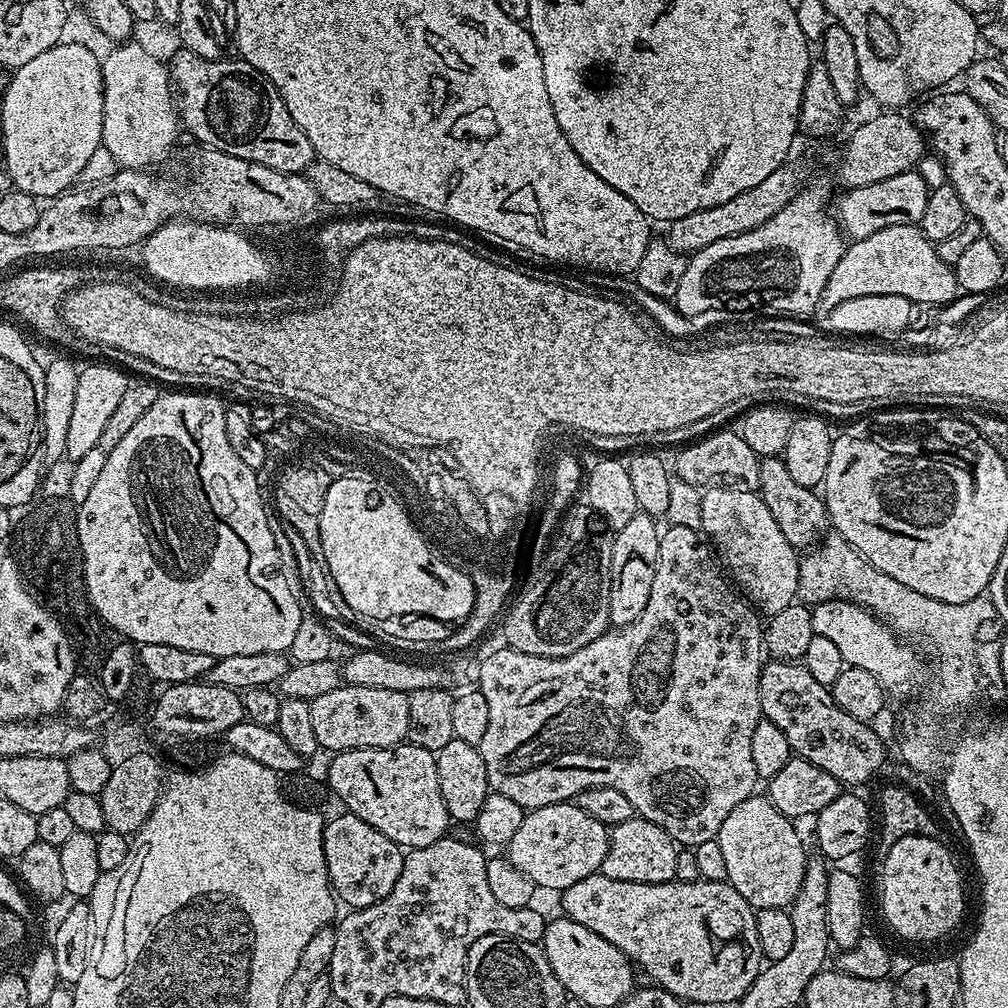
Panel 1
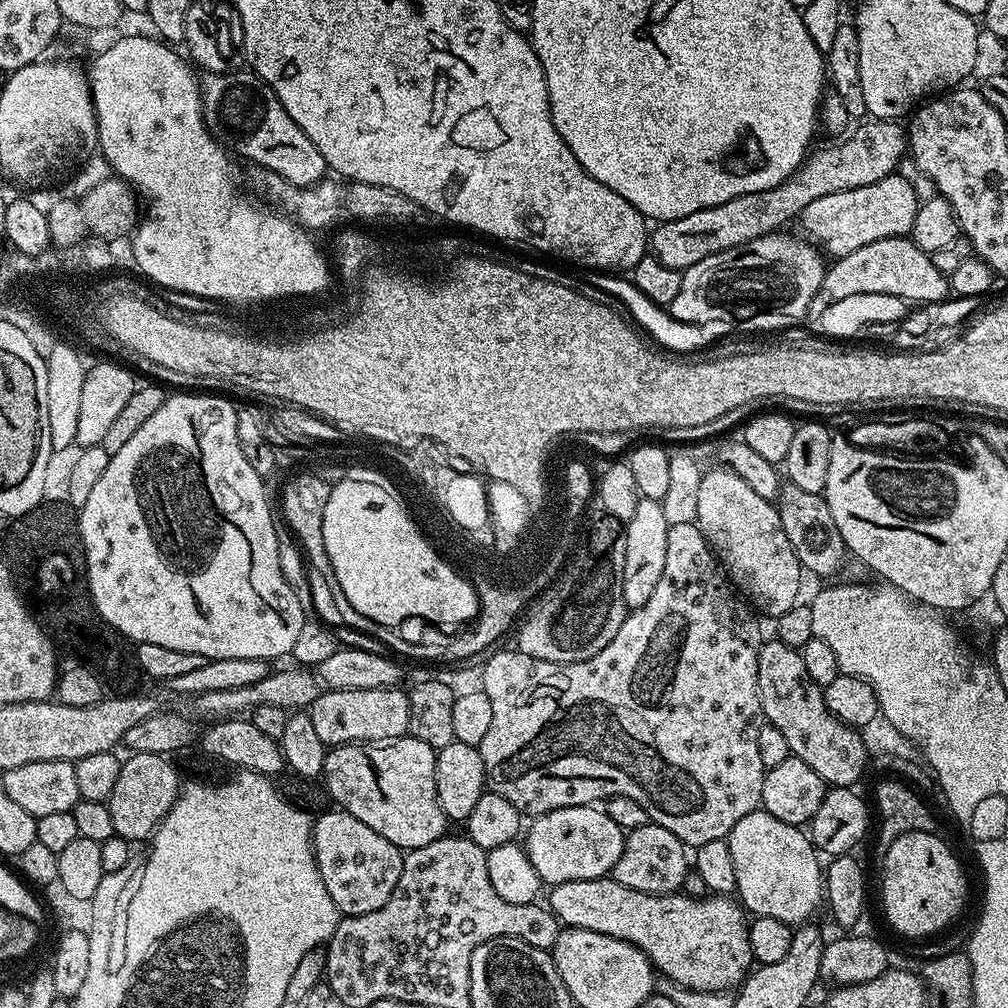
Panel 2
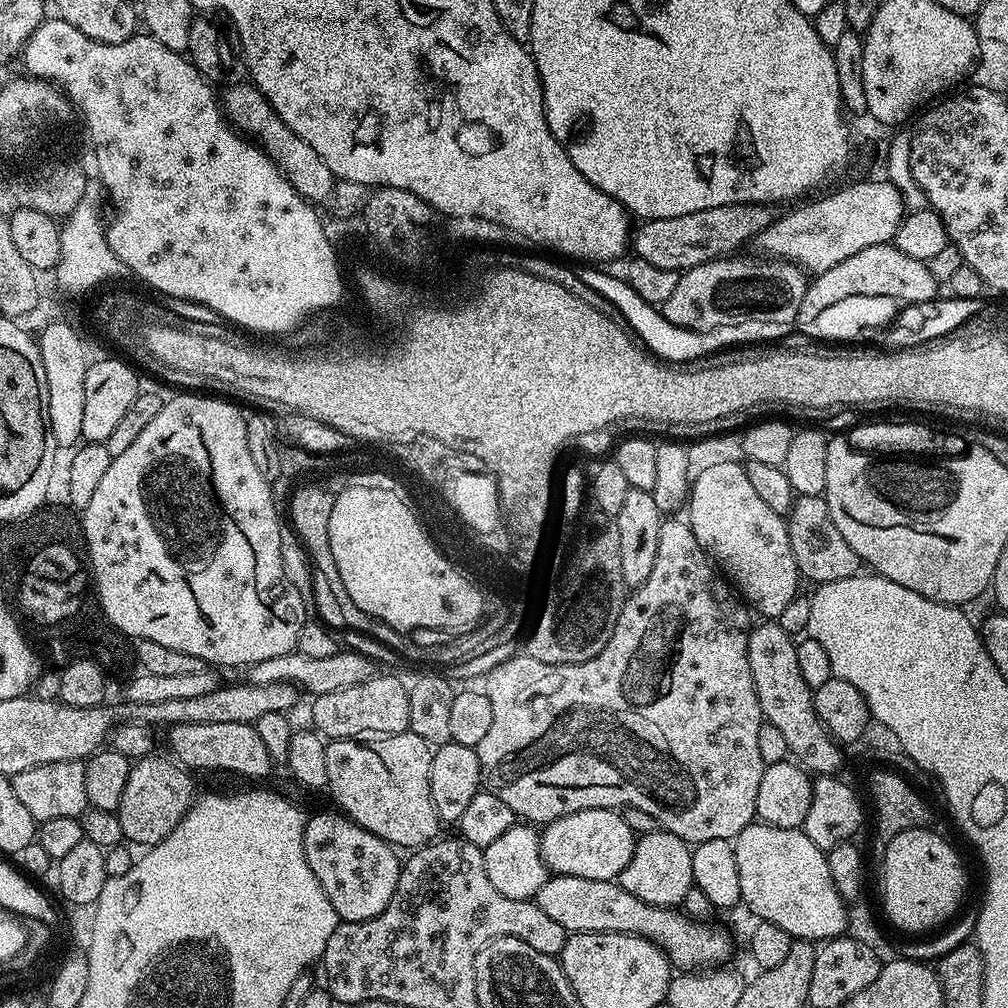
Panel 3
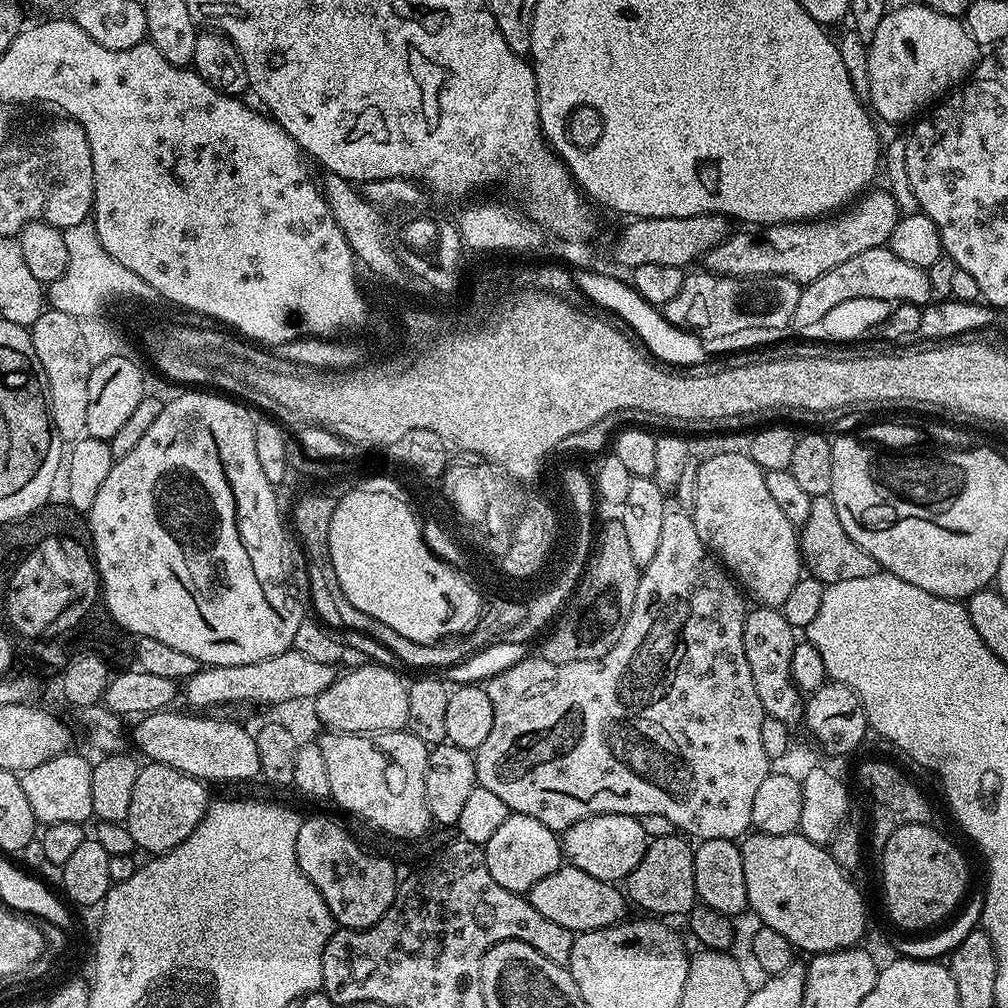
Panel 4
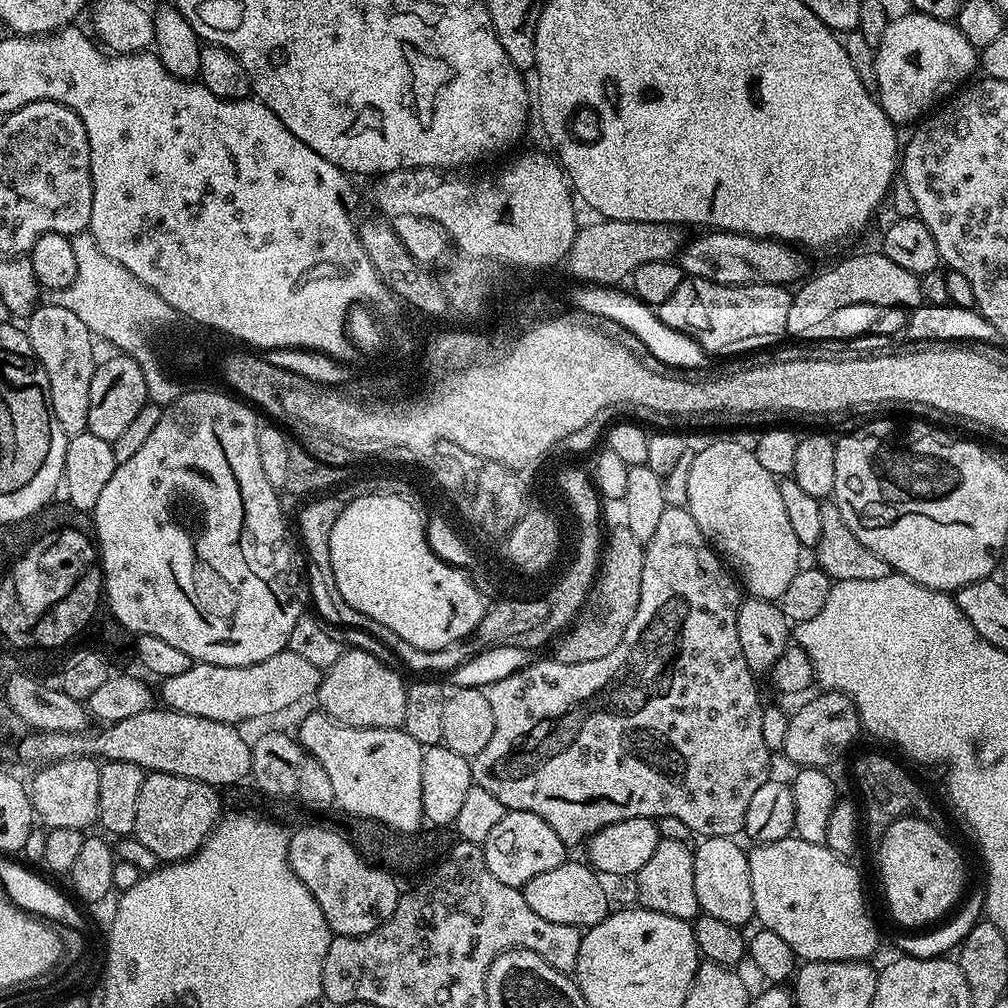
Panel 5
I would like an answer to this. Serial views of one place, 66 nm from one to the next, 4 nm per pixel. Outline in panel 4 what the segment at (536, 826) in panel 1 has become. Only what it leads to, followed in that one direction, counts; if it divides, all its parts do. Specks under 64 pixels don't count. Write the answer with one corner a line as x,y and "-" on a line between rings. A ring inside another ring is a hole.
602,814
591,816
582,822
574,822
562,834
562,852
567,863
578,870
586,870
590,878
609,882
627,881
629,874
642,862
650,837
642,830
642,822
626,814

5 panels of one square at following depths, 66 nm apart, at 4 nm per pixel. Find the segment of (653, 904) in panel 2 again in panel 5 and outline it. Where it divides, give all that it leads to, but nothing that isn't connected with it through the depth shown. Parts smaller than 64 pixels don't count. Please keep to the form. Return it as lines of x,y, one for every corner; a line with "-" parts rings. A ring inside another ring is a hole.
568,858
562,866
554,866
554,870
538,874
538,878
530,878
522,891
526,906
530,906
534,914
539,914
550,922
566,922
566,926
587,930
602,922
609,914
608,892
604,889
603,882
605,883
587,863
579,864
578,861

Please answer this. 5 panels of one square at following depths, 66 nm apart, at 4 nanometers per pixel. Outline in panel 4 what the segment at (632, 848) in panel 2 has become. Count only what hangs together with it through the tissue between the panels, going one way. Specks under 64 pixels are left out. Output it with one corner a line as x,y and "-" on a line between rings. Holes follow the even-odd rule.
680,834
652,840
646,854
642,854
642,862
638,862
638,866
634,866
634,870
628,876
627,899
631,903
633,900
638,907
648,911
645,913
656,918
687,917
691,909
698,903
694,882
693,851
693,845

